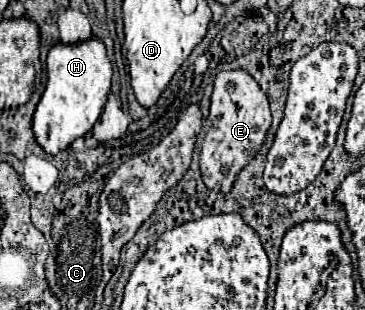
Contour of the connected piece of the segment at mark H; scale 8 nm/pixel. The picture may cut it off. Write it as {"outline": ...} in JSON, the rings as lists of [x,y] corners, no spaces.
{"outline":[[[90,38],[76,44],[54,44],[46,58],[46,90],[34,112],[34,134],[46,154],[58,154],[68,148],[76,138],[88,134],[98,122],[112,80],[112,62],[106,54],[106,46],[98,38]]]}

